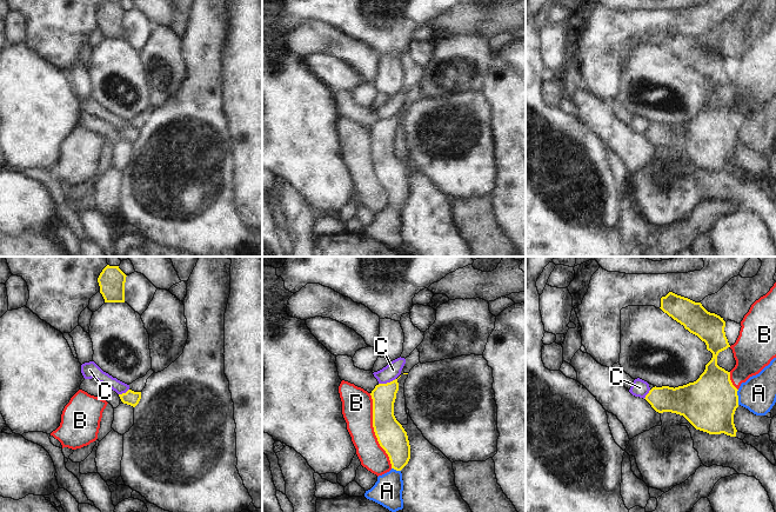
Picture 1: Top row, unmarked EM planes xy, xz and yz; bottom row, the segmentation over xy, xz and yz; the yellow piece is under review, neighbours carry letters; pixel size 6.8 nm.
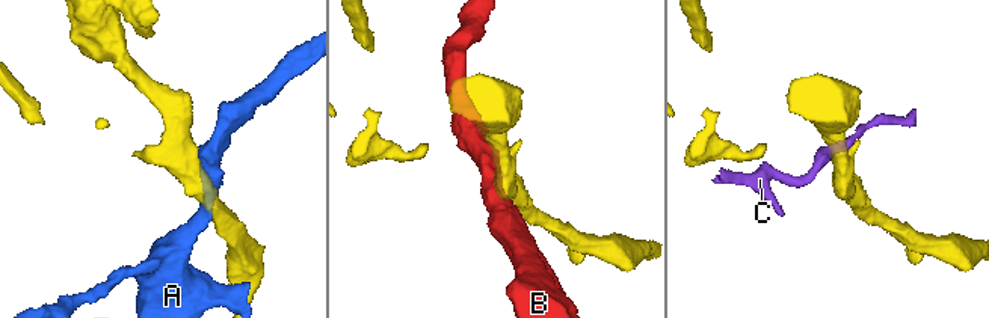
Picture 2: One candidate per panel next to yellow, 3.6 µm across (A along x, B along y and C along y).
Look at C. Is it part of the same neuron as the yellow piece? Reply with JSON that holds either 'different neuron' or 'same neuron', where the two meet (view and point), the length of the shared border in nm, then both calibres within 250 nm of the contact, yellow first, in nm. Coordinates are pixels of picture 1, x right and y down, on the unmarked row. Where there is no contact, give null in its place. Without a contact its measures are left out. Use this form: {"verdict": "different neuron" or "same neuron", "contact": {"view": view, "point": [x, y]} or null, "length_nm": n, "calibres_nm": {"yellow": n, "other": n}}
{"verdict": "different neuron", "contact": {"view": "xz", "point": [387, 119]}, "length_nm": 130, "calibres_nm": {"yellow": 170, "other": 110}}

